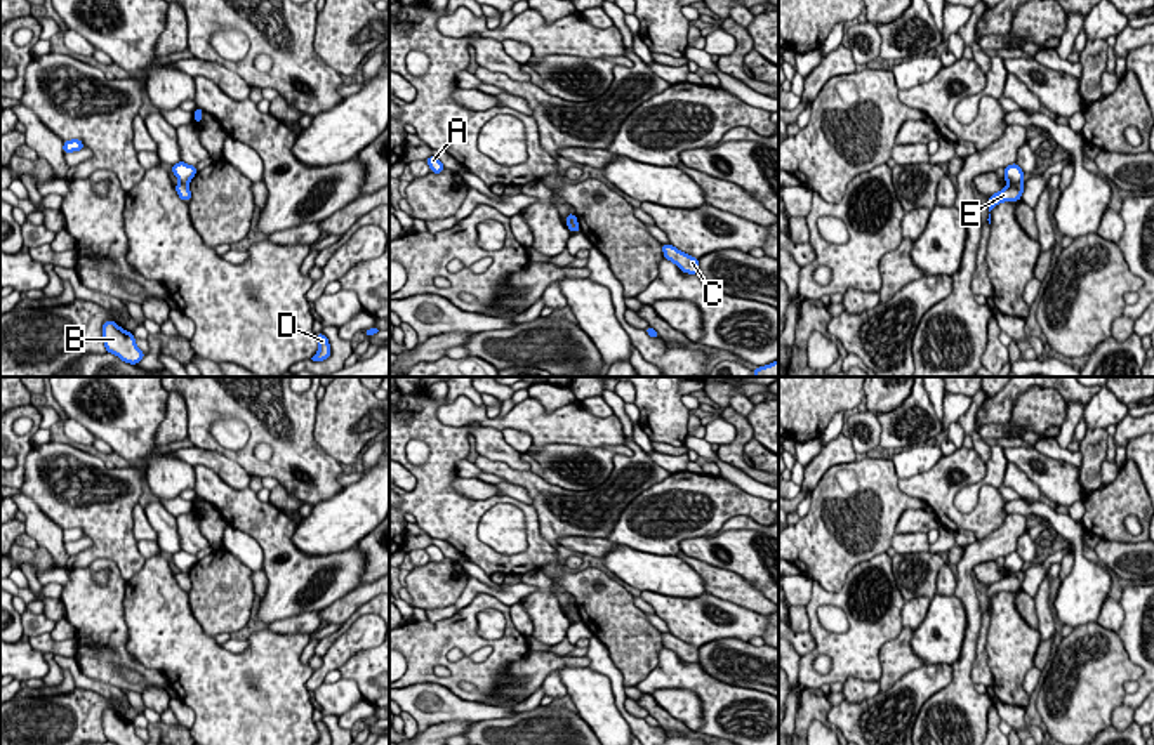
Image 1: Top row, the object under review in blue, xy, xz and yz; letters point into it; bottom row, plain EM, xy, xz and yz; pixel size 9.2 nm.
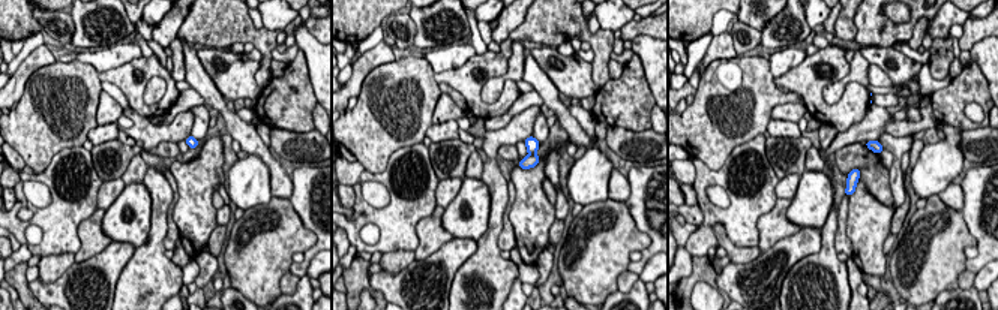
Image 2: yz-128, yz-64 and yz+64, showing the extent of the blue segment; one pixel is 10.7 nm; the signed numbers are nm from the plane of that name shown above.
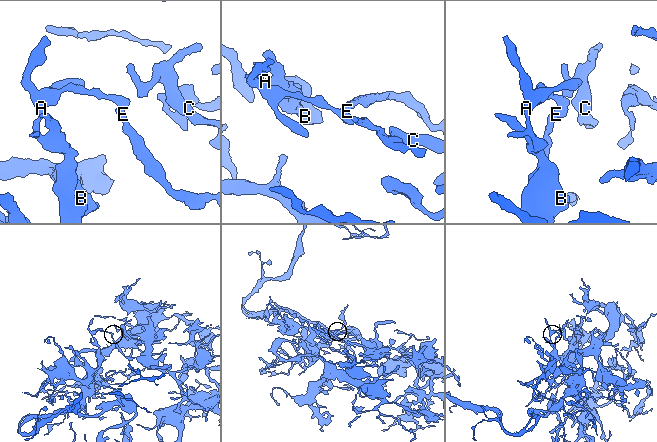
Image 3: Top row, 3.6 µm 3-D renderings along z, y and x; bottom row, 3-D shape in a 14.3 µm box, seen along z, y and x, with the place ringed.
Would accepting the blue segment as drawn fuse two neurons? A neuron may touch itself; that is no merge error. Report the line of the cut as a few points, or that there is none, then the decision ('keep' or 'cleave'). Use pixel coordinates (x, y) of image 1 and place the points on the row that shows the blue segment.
cut in yz along (1021, 181), (1008, 184); cleave

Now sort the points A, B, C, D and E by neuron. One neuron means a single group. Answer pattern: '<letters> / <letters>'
A / B C D E

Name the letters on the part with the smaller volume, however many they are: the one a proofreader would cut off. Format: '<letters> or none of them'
A

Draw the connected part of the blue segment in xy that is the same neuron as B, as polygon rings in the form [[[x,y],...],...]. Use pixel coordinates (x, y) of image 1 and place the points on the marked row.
[[[106,320],[103,325],[103,340],[108,353],[116,354],[122,361],[137,365],[146,354],[136,346],[130,332]]]

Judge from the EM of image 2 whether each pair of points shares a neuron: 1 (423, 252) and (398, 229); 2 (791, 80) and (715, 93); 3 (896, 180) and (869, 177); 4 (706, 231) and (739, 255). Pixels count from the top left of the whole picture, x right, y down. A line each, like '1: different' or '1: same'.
1: different
2: different
3: different
4: different

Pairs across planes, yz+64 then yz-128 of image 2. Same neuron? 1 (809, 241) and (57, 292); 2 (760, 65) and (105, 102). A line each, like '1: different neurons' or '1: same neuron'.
1: same neuron
2: different neurons

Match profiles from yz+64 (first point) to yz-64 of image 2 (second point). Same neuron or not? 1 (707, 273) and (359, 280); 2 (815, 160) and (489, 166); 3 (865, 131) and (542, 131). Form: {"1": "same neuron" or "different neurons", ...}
{"1": "same neuron", "2": "different neurons", "3": "different neurons"}

